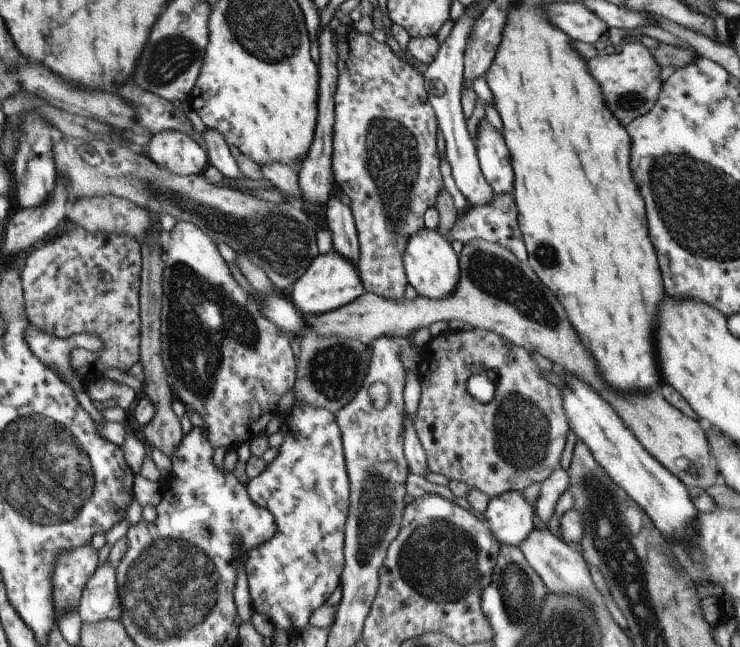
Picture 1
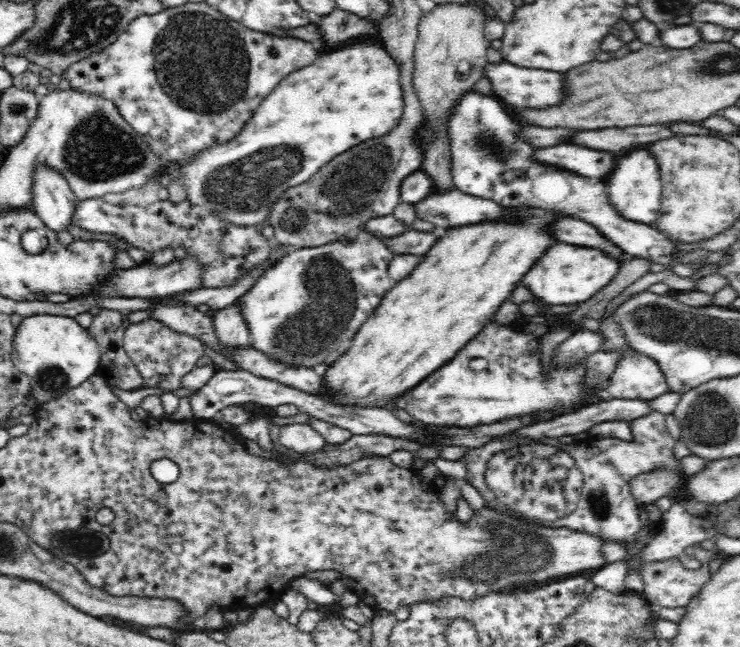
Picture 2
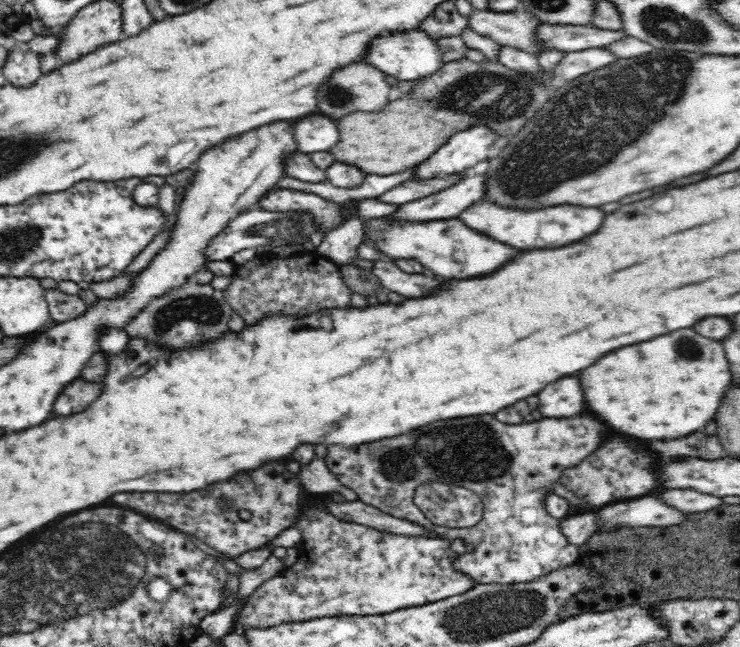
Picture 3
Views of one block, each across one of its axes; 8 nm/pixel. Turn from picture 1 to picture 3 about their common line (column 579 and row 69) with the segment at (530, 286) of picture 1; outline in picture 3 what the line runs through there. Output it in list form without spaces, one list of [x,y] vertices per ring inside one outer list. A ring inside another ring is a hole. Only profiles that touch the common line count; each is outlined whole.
[[[370,64],[344,66],[340,70],[334,70],[334,74],[326,80],[326,84],[320,86],[316,96],[318,98],[317,113],[328,114],[335,120],[356,111],[365,113],[381,111],[390,102],[388,99],[390,87],[384,73]]]

